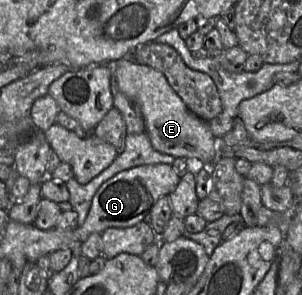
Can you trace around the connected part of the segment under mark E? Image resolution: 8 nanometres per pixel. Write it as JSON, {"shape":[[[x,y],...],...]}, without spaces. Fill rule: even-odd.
{"shape":[[[127,56],[106,64],[110,66],[119,91],[139,106],[145,120],[146,132],[155,150],[175,158],[198,159],[206,167],[217,163],[215,137],[209,123],[188,110],[162,72],[138,64]]]}

